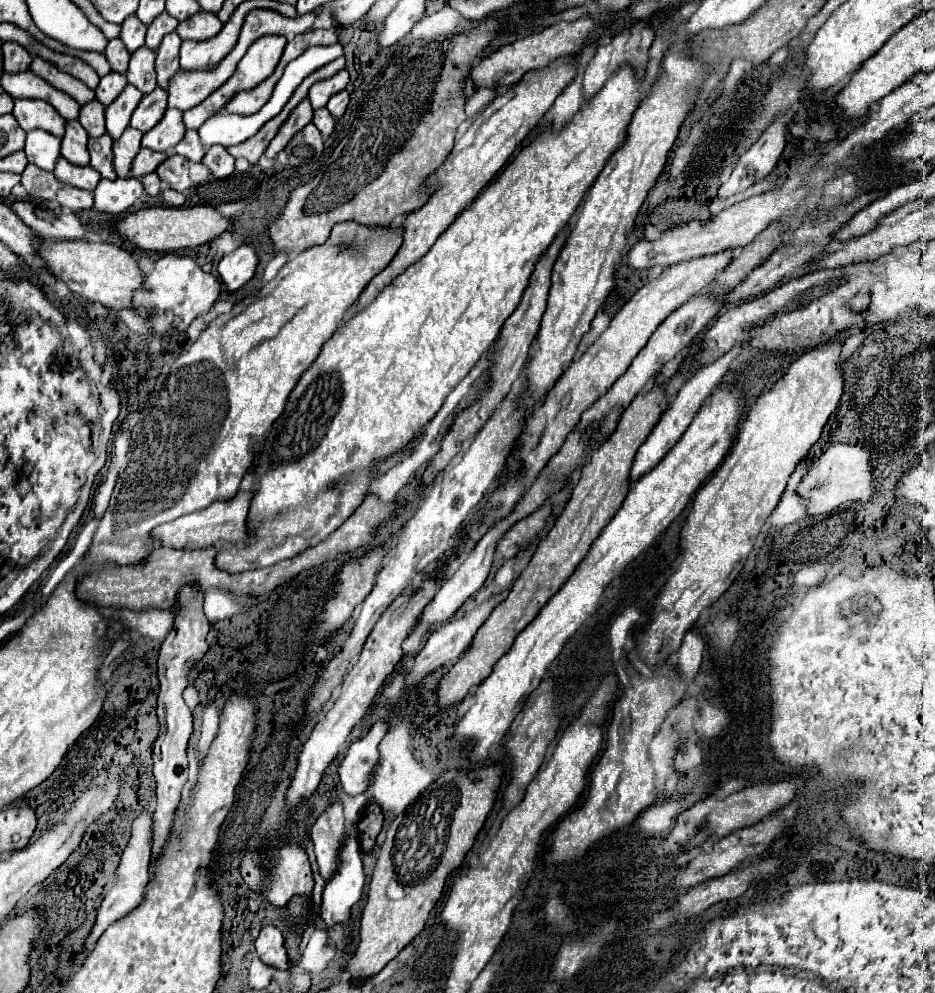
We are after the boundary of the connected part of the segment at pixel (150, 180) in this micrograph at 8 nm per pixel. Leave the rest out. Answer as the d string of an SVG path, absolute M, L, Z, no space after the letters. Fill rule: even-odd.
M155 172L147 174L143 178L143 186L145 186L145 192L151 194L151 196L159 196L161 194L161 180L159 180L159 176Z

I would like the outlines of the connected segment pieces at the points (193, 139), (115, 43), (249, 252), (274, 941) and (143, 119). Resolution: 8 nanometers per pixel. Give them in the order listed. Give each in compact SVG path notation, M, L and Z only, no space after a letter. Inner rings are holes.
M187 130L185 136L183 136L183 140L173 148L173 152L179 154L179 156L185 156L191 162L201 162L203 156L205 156L205 148L199 142L197 130Z
M119 38L109 40L107 50L105 50L105 56L107 56L113 72L121 72L121 74L127 72L127 64L129 64L129 58L131 58L131 56L129 56L127 48L123 46L123 42L121 42Z
M243 244L235 252L223 256L217 270L223 278L225 288L229 292L235 292L237 288L245 286L253 278L257 264L259 264L259 258L255 248L251 244Z
M263 926L257 940L255 940L255 948L257 948L259 958L265 964L271 964L279 970L289 968L289 958L287 958L287 950L283 946L283 934L279 928Z
M157 86L151 94L143 96L139 106L135 108L131 116L131 126L145 134L163 118L165 110L167 110L167 92Z

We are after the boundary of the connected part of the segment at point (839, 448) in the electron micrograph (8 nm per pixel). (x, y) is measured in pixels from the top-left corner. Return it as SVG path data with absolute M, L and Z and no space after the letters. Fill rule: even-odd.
M833 444L829 446L809 468L795 494L807 500L807 516L817 516L831 512L833 508L847 502L867 502L873 496L873 470L869 466L869 452L861 446Z

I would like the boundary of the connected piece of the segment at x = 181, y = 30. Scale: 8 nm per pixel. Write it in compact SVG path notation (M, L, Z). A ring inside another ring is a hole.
M197 12L193 14L189 20L179 22L177 26L177 34L181 40L209 40L213 36L219 34L219 30L223 28L223 24L217 20L215 14L209 12Z

